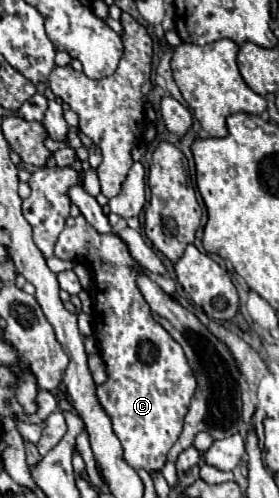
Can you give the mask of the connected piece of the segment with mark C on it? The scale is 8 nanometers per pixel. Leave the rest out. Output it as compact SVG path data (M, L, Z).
M83 216L67 218L55 244L55 256L81 262L93 278L93 334L107 368L107 380L97 386L97 398L111 418L113 432L121 440L123 460L139 470L159 472L167 462L167 452L177 442L191 394L195 374L183 348L151 318L145 298L135 280L139 264L129 254L125 242L113 234L99 234Z

